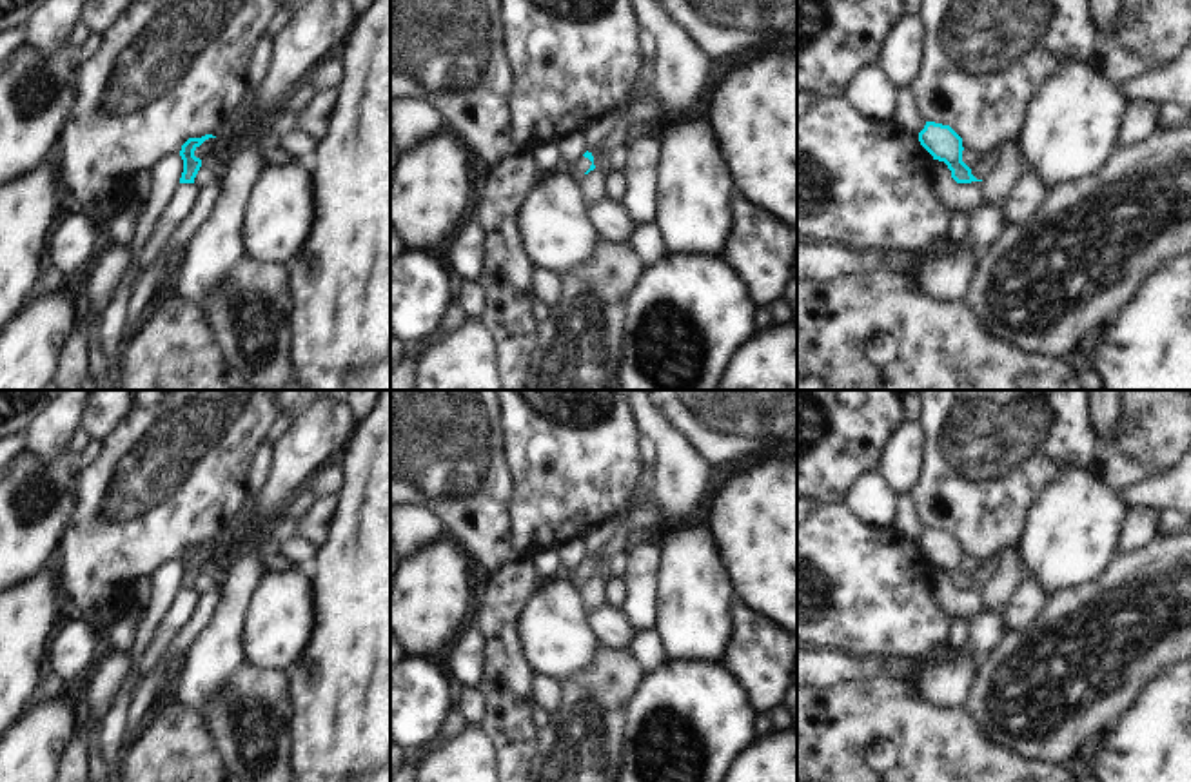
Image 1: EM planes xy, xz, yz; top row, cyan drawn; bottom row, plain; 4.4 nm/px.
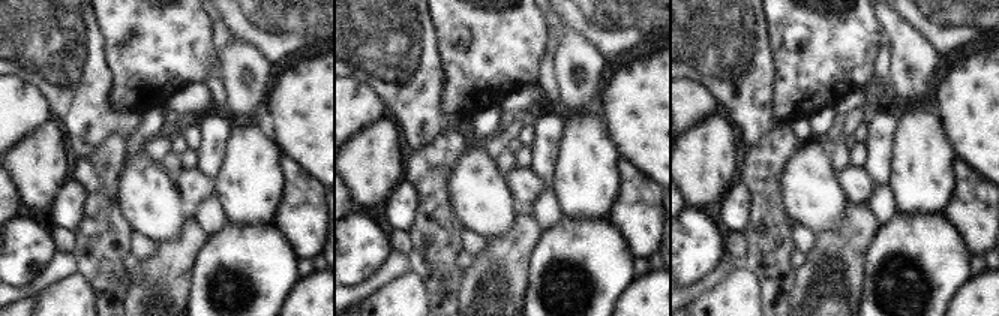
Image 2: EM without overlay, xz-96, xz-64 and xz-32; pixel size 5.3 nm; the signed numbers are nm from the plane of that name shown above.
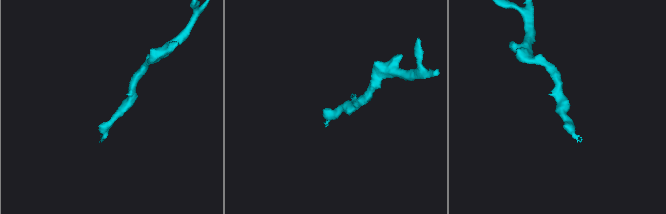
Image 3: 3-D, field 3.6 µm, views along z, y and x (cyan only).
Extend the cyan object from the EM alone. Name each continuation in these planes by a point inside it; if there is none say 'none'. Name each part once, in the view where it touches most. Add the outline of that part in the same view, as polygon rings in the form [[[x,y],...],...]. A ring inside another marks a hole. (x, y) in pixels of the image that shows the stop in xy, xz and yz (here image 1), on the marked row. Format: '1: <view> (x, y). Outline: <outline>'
1: xz (576, 169). Outline: [[[581,156],[579,160],[561,165],[561,171],[565,171],[574,181],[581,181],[585,172],[590,169],[592,161],[585,156]]]

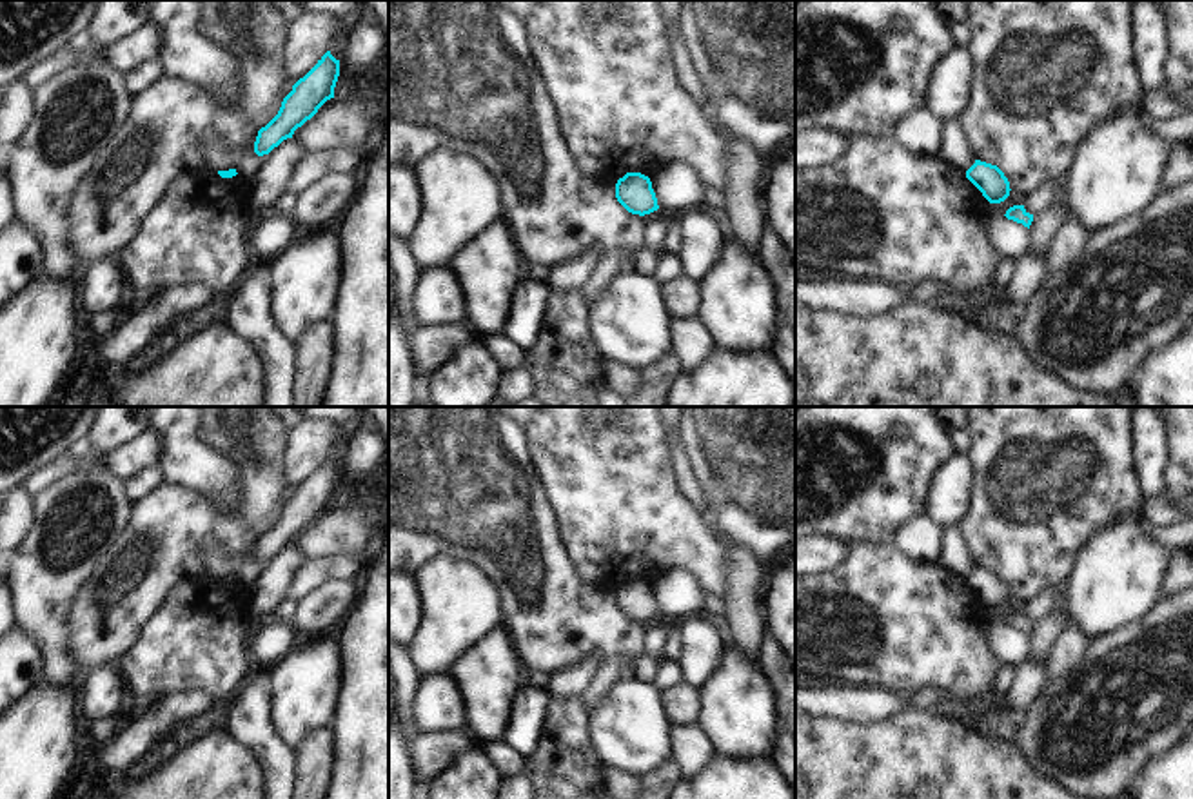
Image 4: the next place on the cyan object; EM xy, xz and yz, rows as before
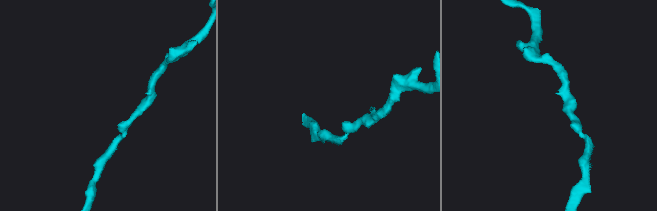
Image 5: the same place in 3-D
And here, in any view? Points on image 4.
none.

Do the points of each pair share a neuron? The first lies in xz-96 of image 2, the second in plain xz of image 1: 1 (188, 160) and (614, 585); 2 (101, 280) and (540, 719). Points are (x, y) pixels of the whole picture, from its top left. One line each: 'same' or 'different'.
1: same
2: different

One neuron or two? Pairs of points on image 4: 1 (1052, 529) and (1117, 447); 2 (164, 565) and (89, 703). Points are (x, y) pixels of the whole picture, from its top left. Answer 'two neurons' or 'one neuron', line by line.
1: one neuron
2: two neurons

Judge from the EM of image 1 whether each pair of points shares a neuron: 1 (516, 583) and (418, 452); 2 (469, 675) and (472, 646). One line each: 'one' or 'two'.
1: two
2: one

